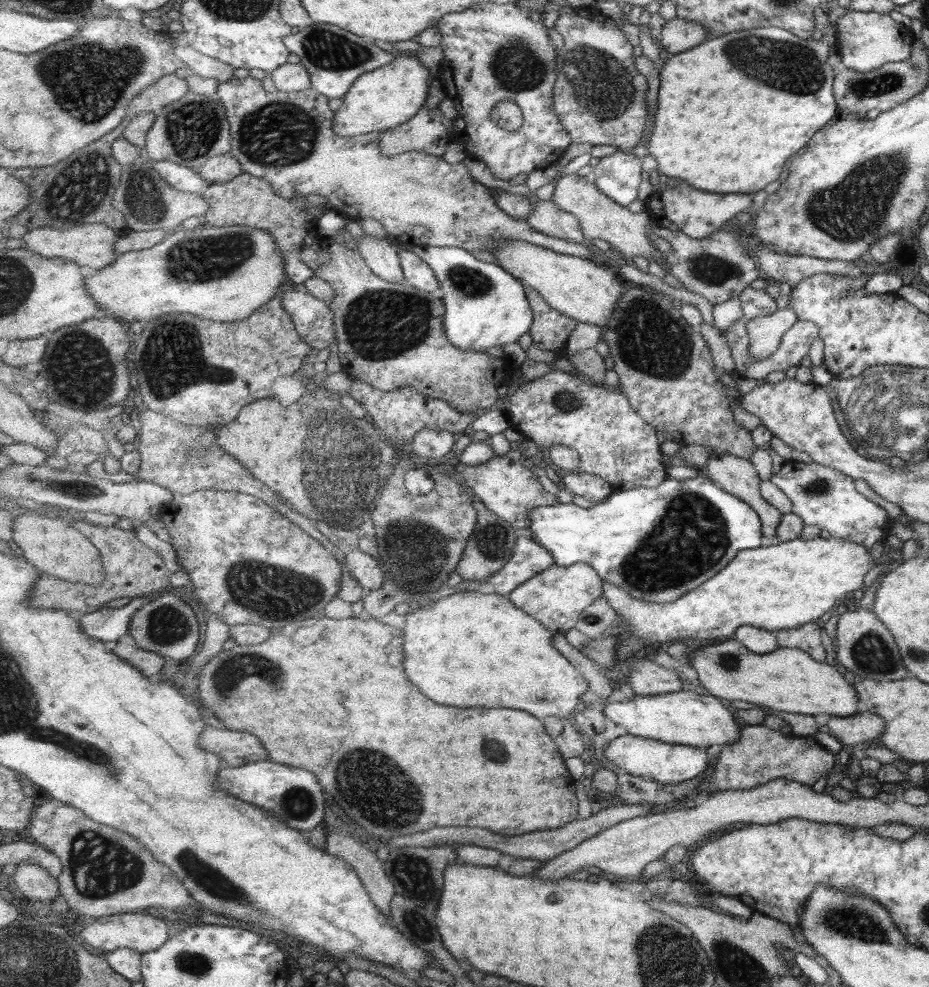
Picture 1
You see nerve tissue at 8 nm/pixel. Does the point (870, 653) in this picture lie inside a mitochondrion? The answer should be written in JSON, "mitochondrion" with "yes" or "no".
{"mitochondrion":"yes"}

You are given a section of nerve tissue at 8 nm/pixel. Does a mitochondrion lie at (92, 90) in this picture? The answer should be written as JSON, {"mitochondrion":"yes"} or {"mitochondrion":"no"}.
{"mitochondrion":"yes"}

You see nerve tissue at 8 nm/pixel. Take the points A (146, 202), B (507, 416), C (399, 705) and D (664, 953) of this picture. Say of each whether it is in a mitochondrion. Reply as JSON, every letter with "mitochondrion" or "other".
{"A":"mitochondrion","B":"other","C":"other","D":"mitochondrion"}

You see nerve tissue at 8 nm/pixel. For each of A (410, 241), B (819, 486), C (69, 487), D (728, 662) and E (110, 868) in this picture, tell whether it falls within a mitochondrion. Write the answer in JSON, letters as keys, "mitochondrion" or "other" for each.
{"A":"other","B":"mitochondrion","C":"other","D":"mitochondrion","E":"mitochondrion"}

